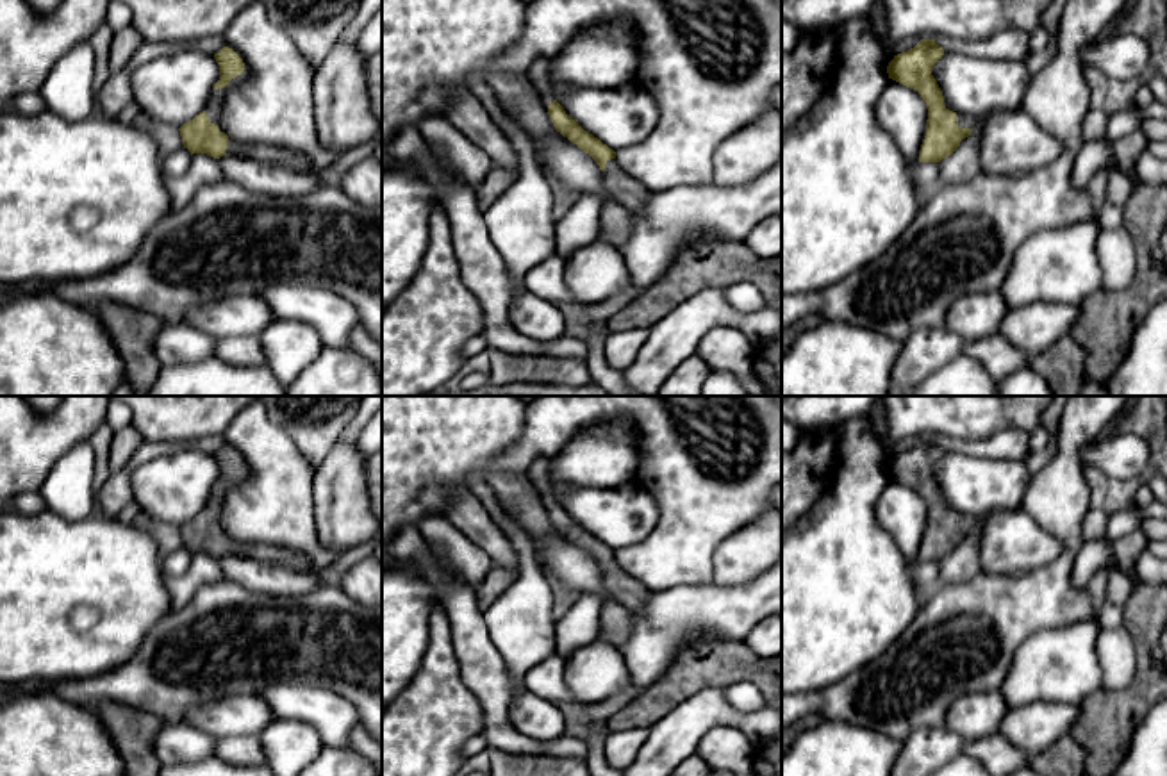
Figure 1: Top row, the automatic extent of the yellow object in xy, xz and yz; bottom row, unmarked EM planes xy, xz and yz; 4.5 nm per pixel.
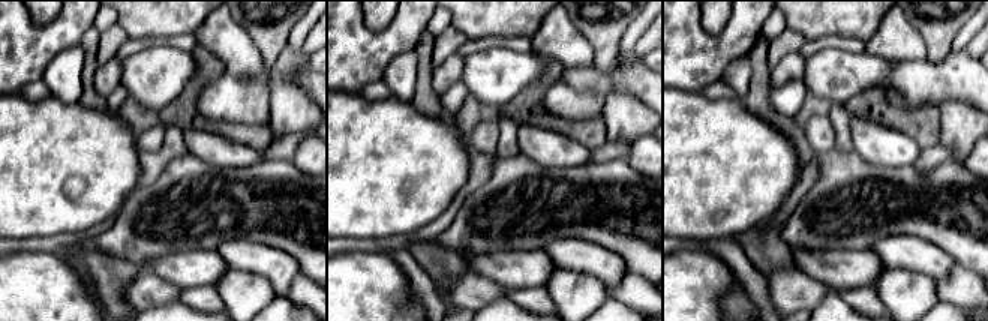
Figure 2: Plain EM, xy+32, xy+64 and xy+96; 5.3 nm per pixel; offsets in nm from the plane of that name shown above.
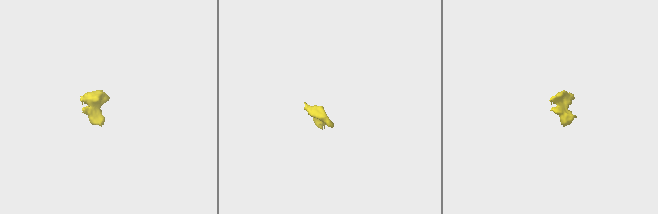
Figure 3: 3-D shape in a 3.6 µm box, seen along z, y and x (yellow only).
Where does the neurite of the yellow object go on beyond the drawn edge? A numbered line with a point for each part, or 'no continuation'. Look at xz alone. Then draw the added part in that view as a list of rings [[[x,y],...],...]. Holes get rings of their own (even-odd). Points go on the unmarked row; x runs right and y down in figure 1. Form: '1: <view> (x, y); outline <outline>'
1: xz (537, 473); outline [[[537,457],[528,471],[528,480],[532,482],[534,489],[539,492],[541,499],[544,501],[544,507],[548,510],[548,505],[555,499],[550,485],[550,458],[548,457]]]
2: xz (629, 591); outline [[[616,558],[607,560],[603,578],[607,590],[628,610],[641,610],[651,596],[651,590],[642,582],[628,574]]]

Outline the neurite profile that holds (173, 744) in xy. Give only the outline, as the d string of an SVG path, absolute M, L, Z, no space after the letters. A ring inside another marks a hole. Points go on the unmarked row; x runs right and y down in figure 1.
M164 722L153 737L153 751L162 765L182 765L214 756L218 739L191 724Z

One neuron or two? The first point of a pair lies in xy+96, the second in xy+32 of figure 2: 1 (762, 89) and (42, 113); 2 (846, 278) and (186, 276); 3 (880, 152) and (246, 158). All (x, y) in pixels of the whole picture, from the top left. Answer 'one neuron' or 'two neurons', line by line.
1: two neurons
2: one neuron
3: one neuron

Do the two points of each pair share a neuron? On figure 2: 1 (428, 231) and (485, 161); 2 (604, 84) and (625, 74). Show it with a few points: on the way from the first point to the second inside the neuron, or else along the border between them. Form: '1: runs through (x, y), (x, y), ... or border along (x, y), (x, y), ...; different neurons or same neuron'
1: runs through (446, 218), (476, 179); same neuron
2: runs through (609, 80), (621, 77); same neuron

